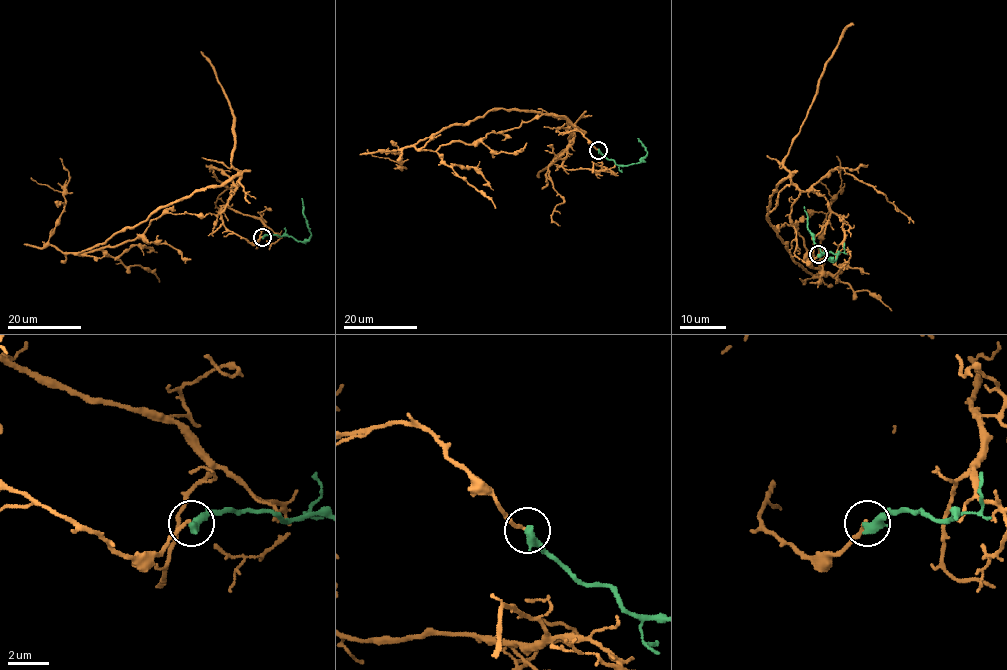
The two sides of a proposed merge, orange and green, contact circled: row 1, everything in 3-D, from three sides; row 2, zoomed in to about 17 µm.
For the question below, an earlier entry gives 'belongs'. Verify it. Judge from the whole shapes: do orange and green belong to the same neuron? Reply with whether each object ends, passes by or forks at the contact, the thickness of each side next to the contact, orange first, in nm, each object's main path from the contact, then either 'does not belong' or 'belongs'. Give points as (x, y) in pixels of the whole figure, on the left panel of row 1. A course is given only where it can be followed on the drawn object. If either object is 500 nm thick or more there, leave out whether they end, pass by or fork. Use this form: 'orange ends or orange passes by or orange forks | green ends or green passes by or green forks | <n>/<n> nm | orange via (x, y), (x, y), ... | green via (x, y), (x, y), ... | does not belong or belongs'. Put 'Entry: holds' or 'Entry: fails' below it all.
160/500 nm | orange via (262, 236), (252, 243), (223, 223), (233, 175), (78, 253), (135, 240), (167, 212), (208, 213) | green via (262, 236), (291, 235), (299, 241), (306, 241), (311, 234), (303, 216), (302, 198) | does not belong
Entry: fails

